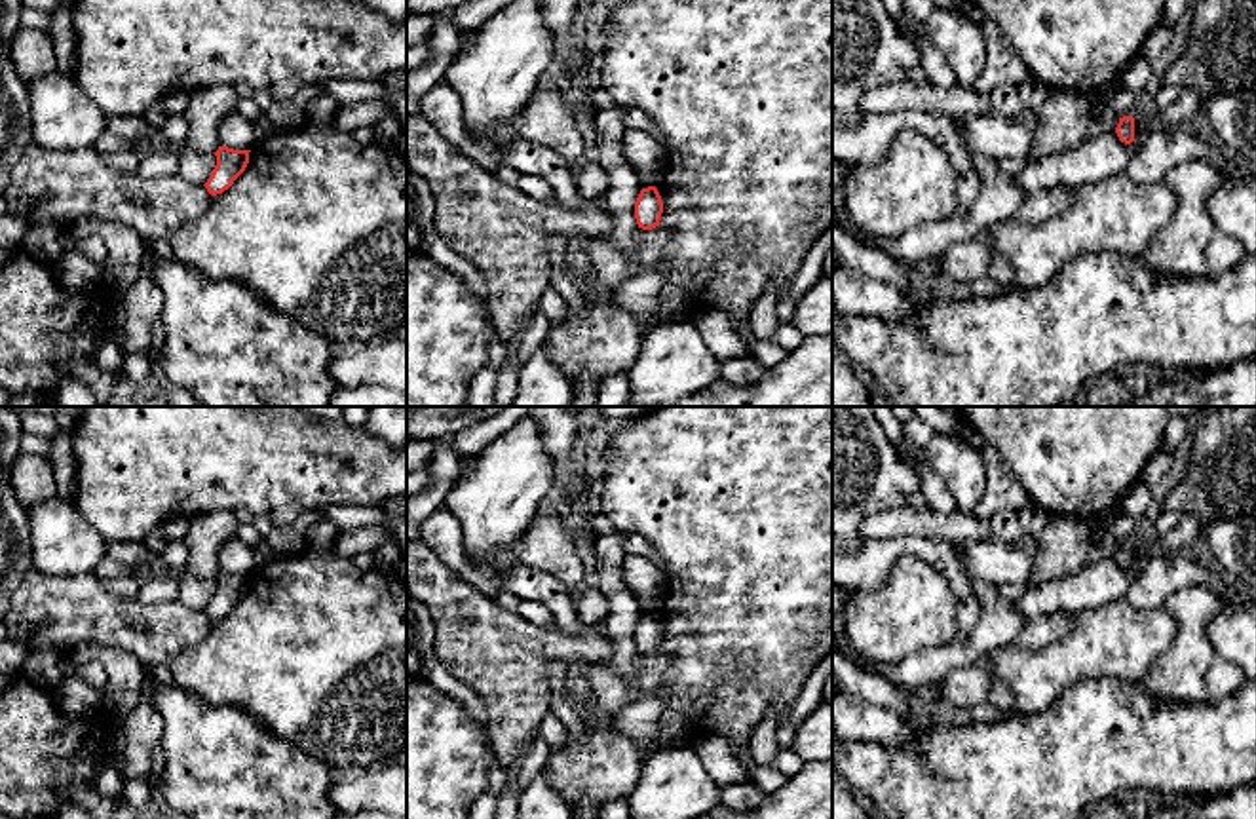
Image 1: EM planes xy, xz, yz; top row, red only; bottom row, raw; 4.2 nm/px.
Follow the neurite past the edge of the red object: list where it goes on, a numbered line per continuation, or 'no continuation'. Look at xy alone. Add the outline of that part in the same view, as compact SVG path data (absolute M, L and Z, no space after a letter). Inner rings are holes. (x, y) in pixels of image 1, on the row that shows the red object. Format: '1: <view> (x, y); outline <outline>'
no continuation

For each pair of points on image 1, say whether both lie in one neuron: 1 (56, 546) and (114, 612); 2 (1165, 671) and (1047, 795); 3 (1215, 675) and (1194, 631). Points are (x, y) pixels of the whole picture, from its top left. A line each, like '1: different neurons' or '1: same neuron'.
1: different neurons
2: different neurons
3: same neuron

